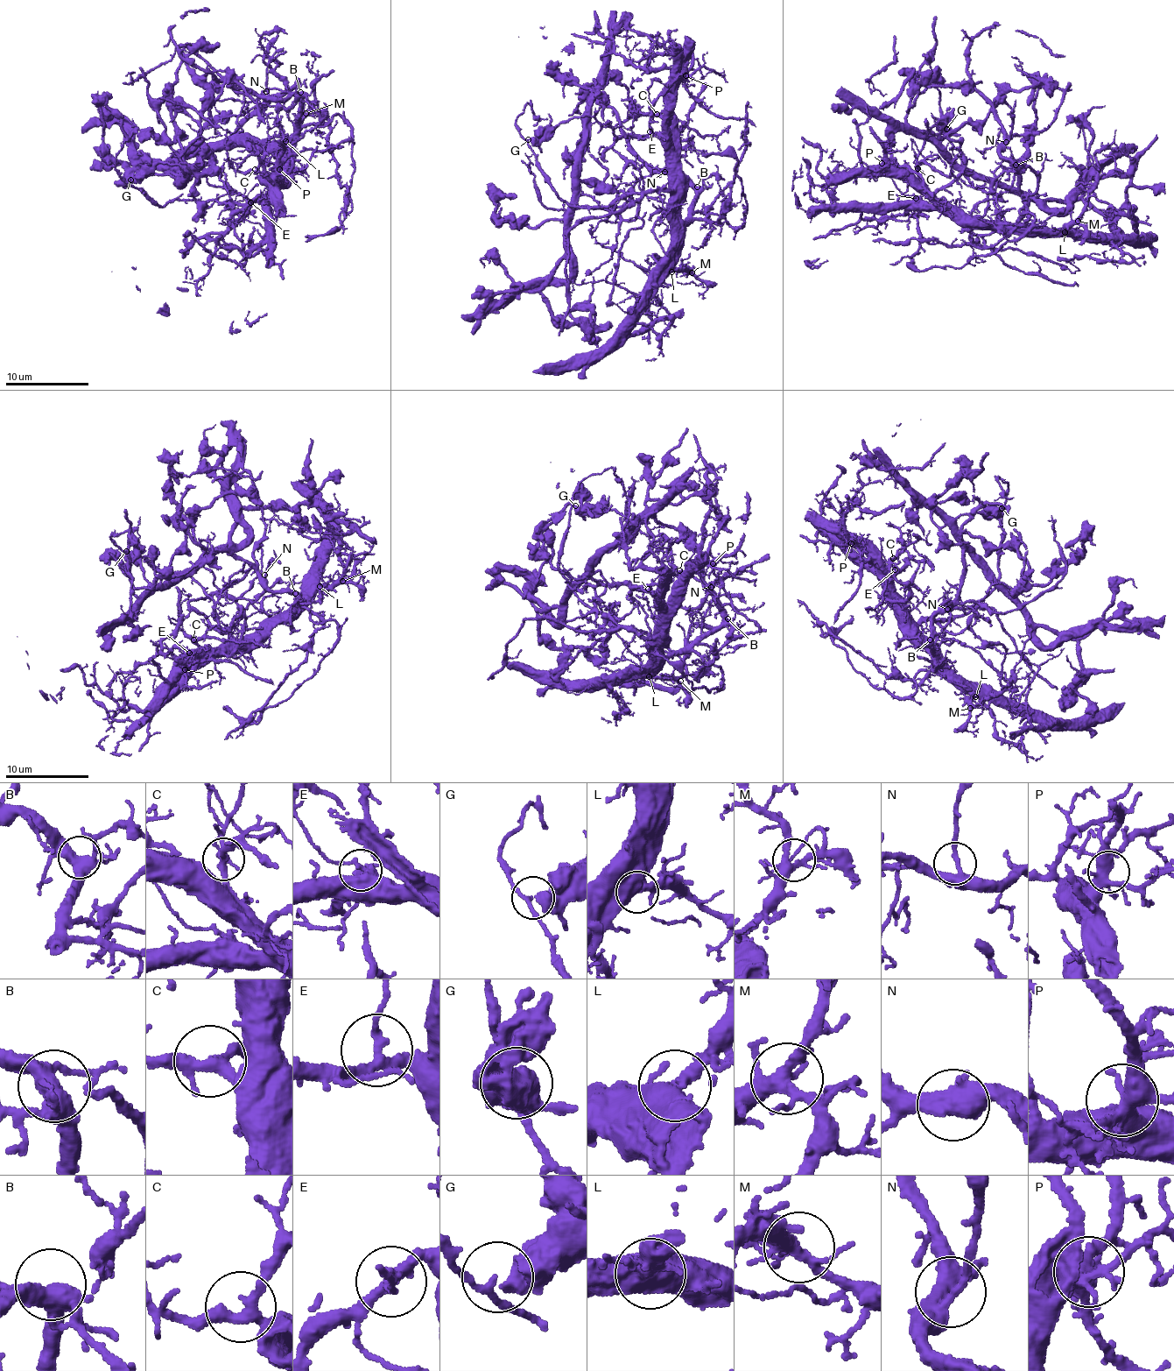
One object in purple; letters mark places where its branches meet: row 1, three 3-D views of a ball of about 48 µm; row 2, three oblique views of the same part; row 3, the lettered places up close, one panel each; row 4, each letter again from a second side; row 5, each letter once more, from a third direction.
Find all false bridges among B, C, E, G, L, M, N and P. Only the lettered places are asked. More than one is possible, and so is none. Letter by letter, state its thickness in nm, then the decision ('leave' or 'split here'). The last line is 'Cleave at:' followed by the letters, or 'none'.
B: 440 nm | leave
C: 300 nm | leave
E: 260 nm | leave
G: 200 nm | leave
L: 480 nm | leave
M: 320 nm | leave
N: 240 nm | leave
P: 440 nm | leave
Cleave at: none

